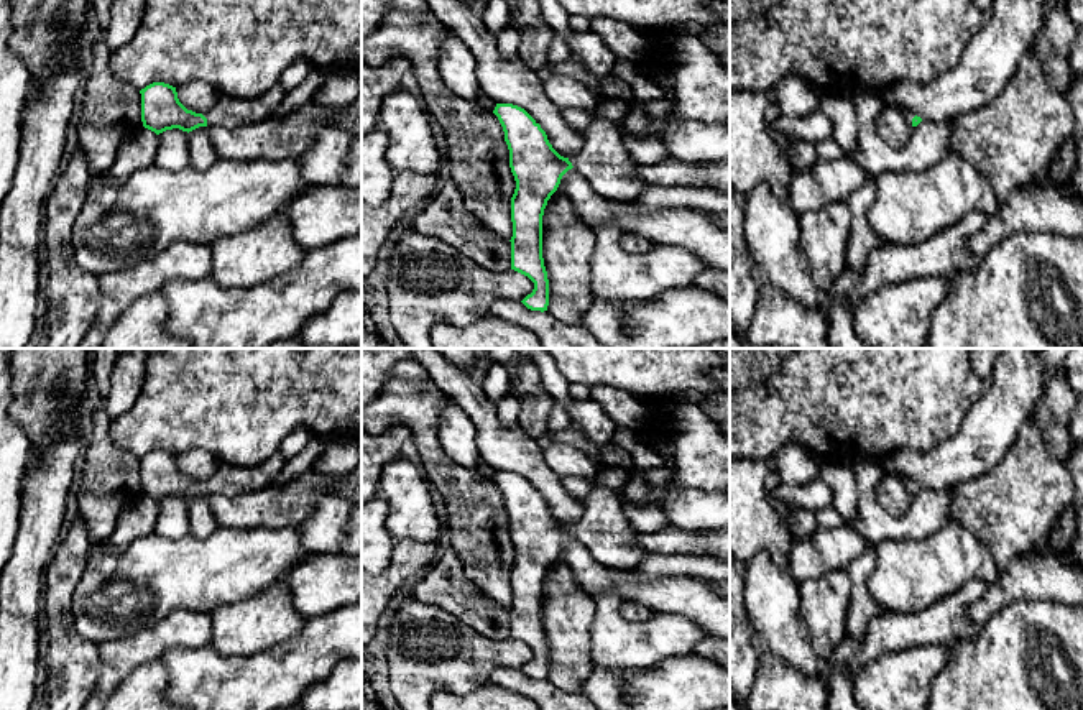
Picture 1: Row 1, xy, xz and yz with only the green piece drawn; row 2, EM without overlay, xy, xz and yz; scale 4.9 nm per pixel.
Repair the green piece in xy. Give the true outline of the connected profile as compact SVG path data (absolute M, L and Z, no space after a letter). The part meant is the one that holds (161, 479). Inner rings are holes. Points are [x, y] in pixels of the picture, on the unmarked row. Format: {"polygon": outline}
{"polygon": "M153 450L140 459L143 495L156 503L179 496L192 500L200 495L235 498L271 485L284 468L288 459L278 450L271 459L256 467L235 467L220 463L217 472L202 482L187 478L177 467L176 455Z"}

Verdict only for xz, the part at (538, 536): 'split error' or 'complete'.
split error

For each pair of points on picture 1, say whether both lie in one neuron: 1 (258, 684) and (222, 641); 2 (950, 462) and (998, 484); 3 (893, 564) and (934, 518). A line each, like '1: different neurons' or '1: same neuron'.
1: different neurons
2: different neurons
3: different neurons

